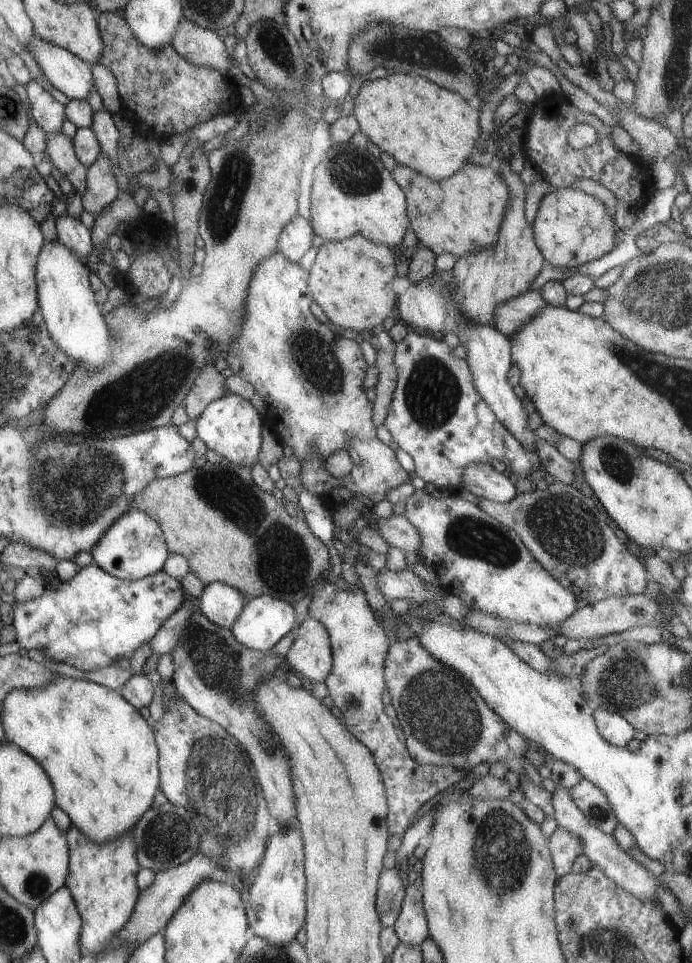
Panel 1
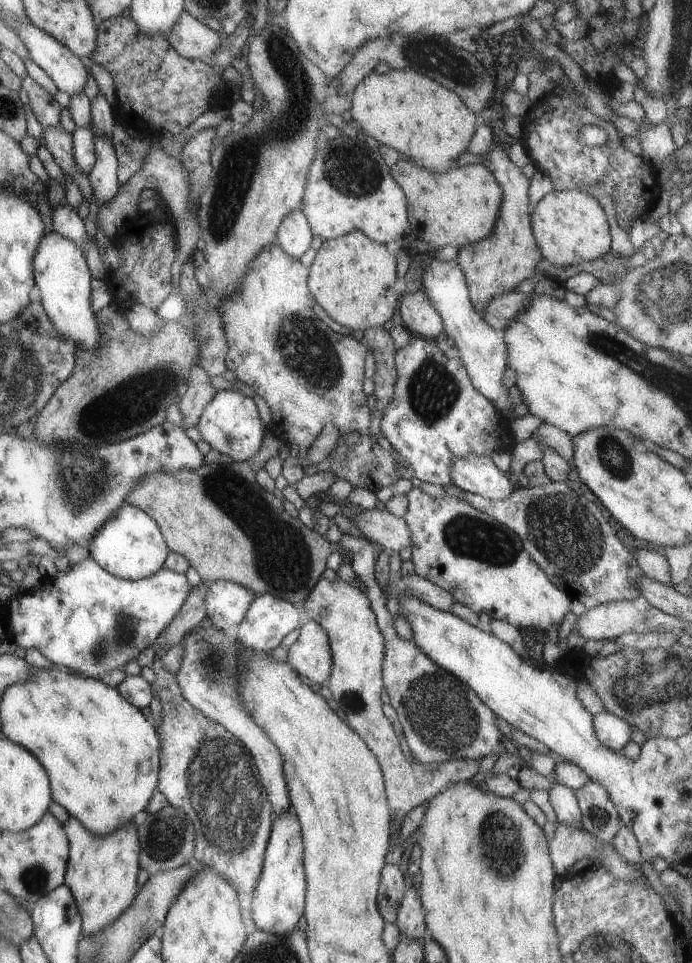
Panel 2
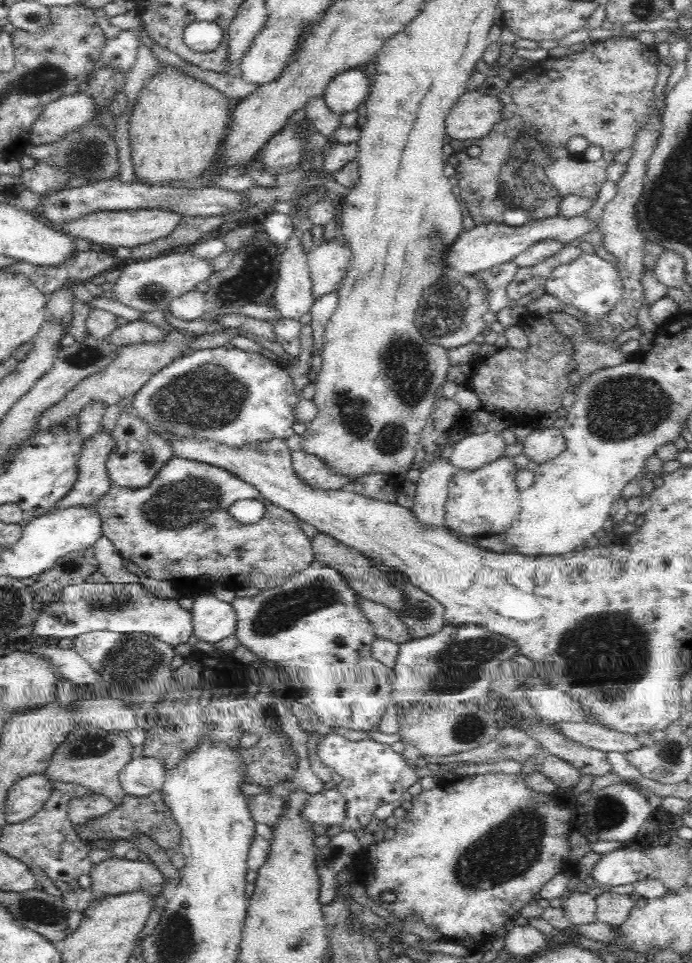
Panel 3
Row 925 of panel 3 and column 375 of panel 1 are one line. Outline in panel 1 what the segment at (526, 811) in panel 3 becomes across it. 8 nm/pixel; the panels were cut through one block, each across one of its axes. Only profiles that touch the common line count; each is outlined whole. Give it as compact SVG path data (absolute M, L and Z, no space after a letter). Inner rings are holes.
M278 251L253 268L245 294L241 330L227 348L227 366L232 374L249 382L265 402L266 408L275 412L277 421L271 430L281 446L289 446L292 456L299 460L301 466L297 477L305 492L321 497L327 496L326 492L331 492L333 488L345 488L353 497L363 496L375 505L384 498L386 491L395 486L407 490L410 481L408 472L395 459L398 450L393 445L383 444L375 433L377 427L372 421L372 402L367 400L362 387L367 364L363 361L359 344L329 331L311 314L309 306L313 300L307 288L307 276L305 268L301 268L298 262L285 260L285 256ZM337 450L347 450L352 462L351 472L343 478L333 478L321 468L323 458Z

